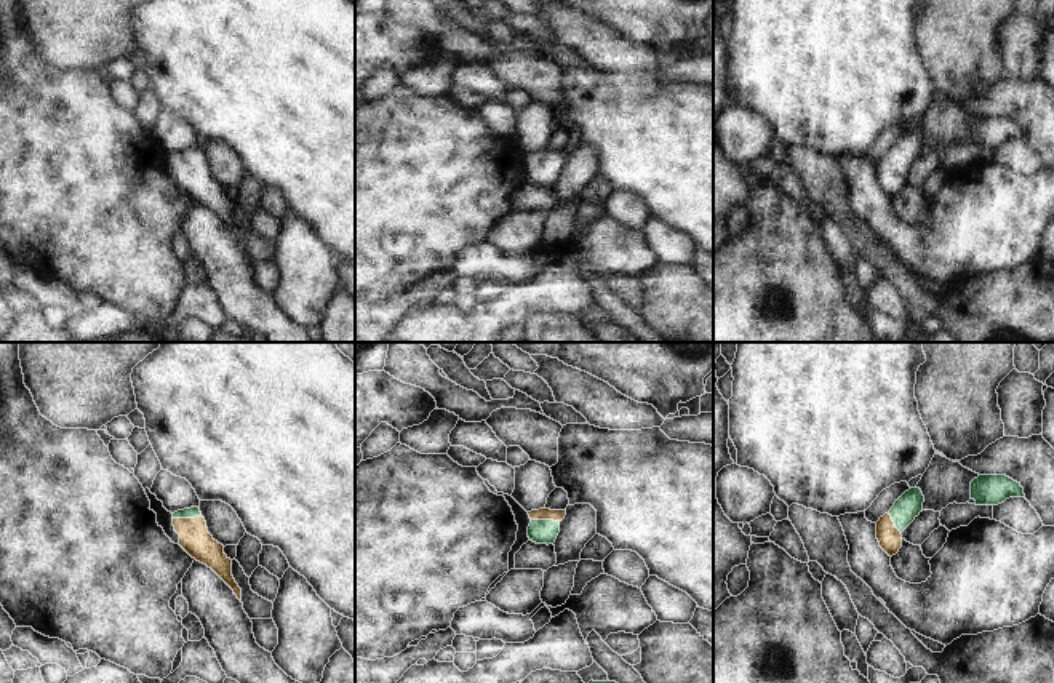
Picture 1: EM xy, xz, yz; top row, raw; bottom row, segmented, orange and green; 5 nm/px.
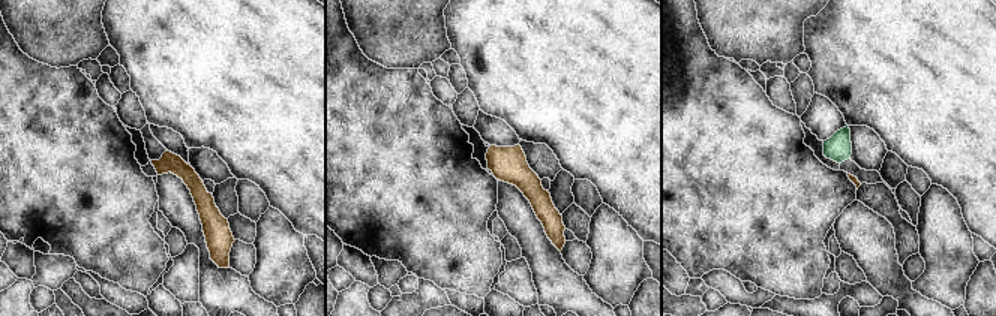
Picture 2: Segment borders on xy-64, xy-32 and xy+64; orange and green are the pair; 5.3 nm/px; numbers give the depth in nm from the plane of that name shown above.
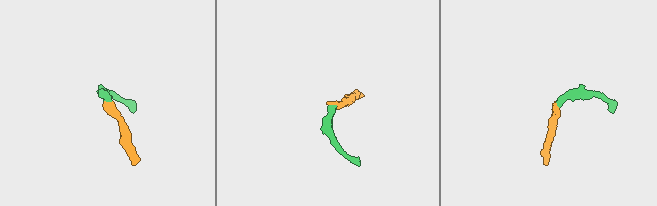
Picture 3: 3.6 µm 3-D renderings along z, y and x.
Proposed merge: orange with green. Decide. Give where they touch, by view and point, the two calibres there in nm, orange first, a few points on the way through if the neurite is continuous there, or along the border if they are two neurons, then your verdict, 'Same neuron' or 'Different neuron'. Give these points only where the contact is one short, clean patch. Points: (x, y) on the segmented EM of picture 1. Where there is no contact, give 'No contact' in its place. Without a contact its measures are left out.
Touches orange at xy (186, 519). Thickness 160 nm (orange) against 60 nm. Path across: xy (194, 538), (186, 519), (192, 512). Same neuron

